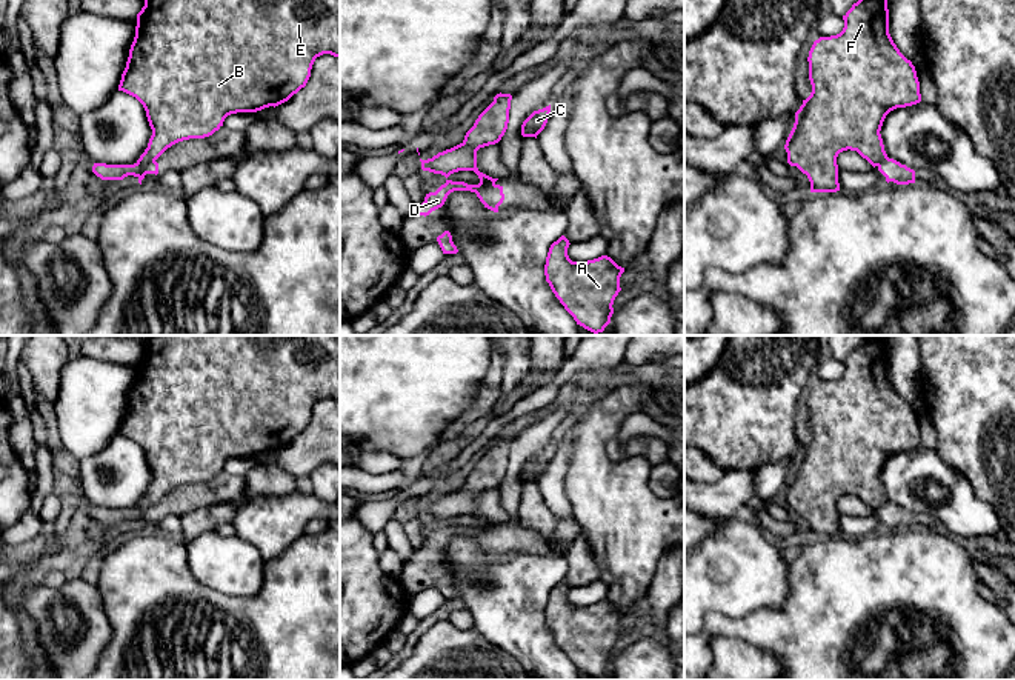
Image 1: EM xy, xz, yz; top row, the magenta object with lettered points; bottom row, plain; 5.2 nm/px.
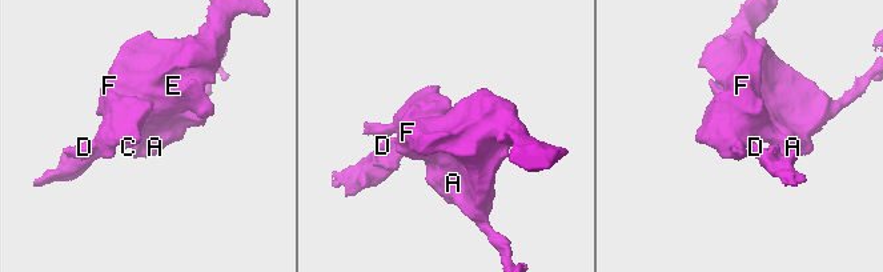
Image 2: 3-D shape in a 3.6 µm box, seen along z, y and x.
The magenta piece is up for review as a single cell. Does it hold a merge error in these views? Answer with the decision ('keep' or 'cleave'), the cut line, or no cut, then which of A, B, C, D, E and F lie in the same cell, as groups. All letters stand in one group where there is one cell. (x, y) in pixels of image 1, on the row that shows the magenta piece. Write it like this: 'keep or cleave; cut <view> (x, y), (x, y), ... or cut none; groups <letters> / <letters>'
cleave; cut xy (154, 159), (137, 163); groups A B C E F / D

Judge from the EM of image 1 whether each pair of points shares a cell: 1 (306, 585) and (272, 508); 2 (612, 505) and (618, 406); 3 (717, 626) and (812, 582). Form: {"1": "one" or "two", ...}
{"1": "two", "2": "one", "3": "one"}

